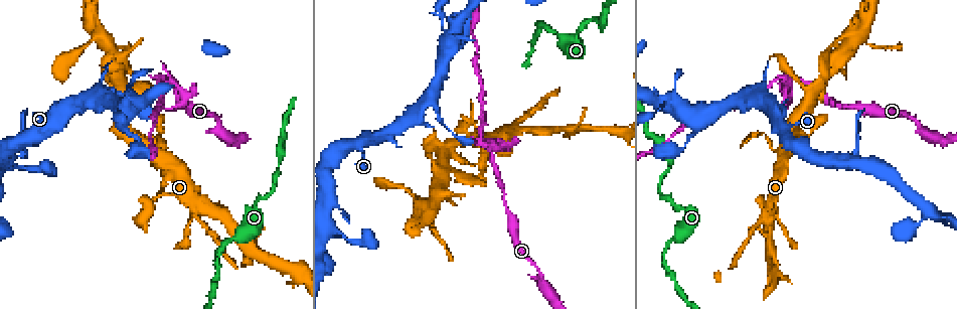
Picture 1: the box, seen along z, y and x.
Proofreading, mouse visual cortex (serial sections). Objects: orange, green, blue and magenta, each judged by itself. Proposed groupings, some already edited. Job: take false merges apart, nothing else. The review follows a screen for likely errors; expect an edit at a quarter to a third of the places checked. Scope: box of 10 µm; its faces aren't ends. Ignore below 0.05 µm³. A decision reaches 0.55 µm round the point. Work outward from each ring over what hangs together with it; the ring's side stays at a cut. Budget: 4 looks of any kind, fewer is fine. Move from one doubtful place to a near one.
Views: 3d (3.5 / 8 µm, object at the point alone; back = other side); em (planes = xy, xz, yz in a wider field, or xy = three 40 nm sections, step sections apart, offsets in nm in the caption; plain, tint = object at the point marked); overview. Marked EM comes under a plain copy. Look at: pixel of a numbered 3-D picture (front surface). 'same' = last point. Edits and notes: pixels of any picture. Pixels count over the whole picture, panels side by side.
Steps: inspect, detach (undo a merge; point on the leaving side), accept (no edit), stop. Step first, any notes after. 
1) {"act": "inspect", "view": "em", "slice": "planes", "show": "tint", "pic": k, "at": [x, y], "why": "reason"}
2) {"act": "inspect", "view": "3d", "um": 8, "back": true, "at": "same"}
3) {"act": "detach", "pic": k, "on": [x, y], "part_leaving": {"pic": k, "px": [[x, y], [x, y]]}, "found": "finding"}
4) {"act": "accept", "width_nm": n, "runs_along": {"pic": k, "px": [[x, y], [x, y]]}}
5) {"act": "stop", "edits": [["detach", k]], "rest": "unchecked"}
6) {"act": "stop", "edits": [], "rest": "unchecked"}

{"act": "inspect", "view": "3d", "um": 3.5, "pic": 1, "at": [489, 150], "why": "narrows sharply"}

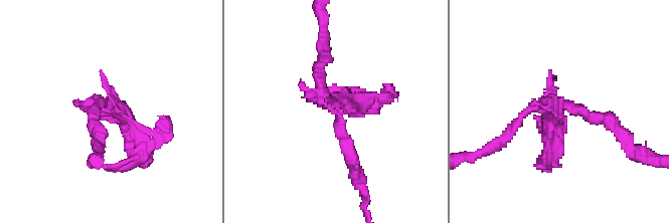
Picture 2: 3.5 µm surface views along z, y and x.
{"act": "inspect", "view": "em", "slice": "xy", "step": 1, "show": "tint", "pic": 2, "at": [338, 117], "why": "shape alone is not enough"}

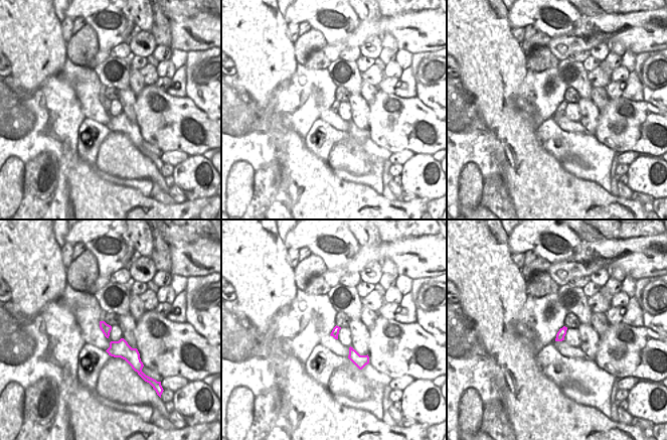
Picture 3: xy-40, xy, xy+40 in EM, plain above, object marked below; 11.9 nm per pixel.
{"act": "detach", "pic": 2, "on": [551, 138], "found": "two cells meet here"}

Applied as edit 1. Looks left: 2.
{"act": "inspect", "view": "3d", "um": 8, "pic": 1, "at": [446, 31], "why": "three arms meet"}

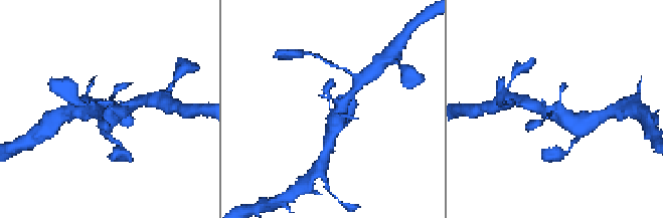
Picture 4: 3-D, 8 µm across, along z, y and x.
{"act": "inspect", "view": "em", "slice": "xy", "step": 3, "show": "tint", "at": "same"}

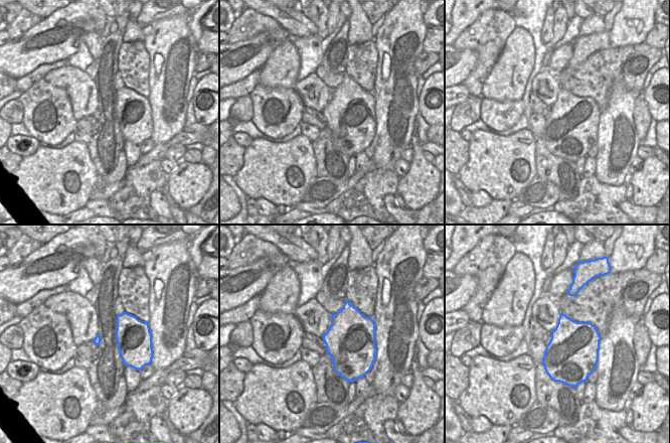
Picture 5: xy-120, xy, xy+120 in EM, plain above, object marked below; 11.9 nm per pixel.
{"act": "accept", "runs_along": {"pic": 4, "px": [[328, 141], [332, 123], [351, 94]]}, "found": "one cell here"}

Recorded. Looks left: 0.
{"act": "stop", "edits": [["detach", 2]], "rest": "unchecked"}

